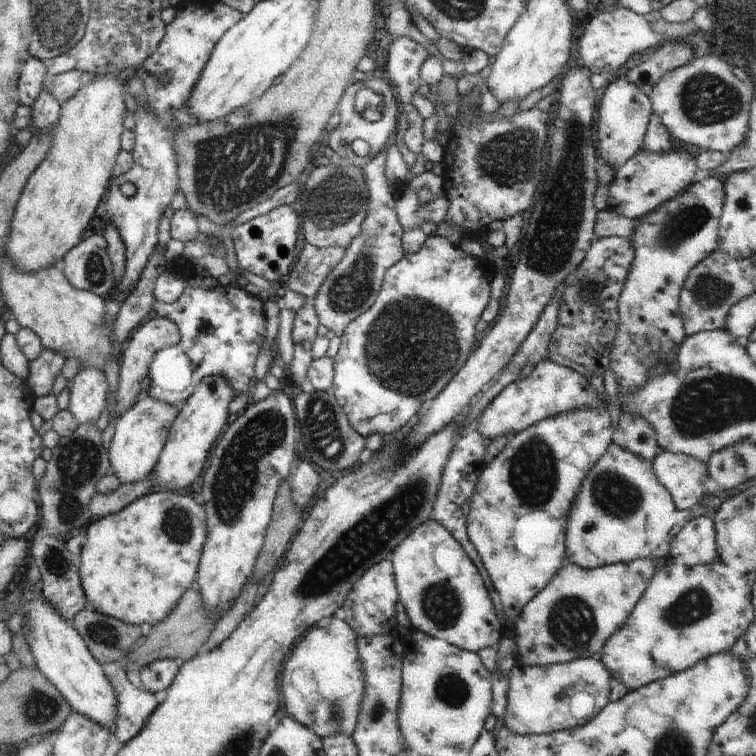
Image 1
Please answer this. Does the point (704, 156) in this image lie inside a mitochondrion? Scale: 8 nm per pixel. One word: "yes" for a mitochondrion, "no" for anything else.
no

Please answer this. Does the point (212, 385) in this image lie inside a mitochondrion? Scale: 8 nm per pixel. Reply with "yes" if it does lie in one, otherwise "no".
no

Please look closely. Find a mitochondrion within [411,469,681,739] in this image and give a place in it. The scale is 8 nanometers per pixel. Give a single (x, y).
(571, 621)

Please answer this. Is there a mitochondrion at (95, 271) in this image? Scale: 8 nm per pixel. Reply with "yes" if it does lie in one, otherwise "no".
yes

